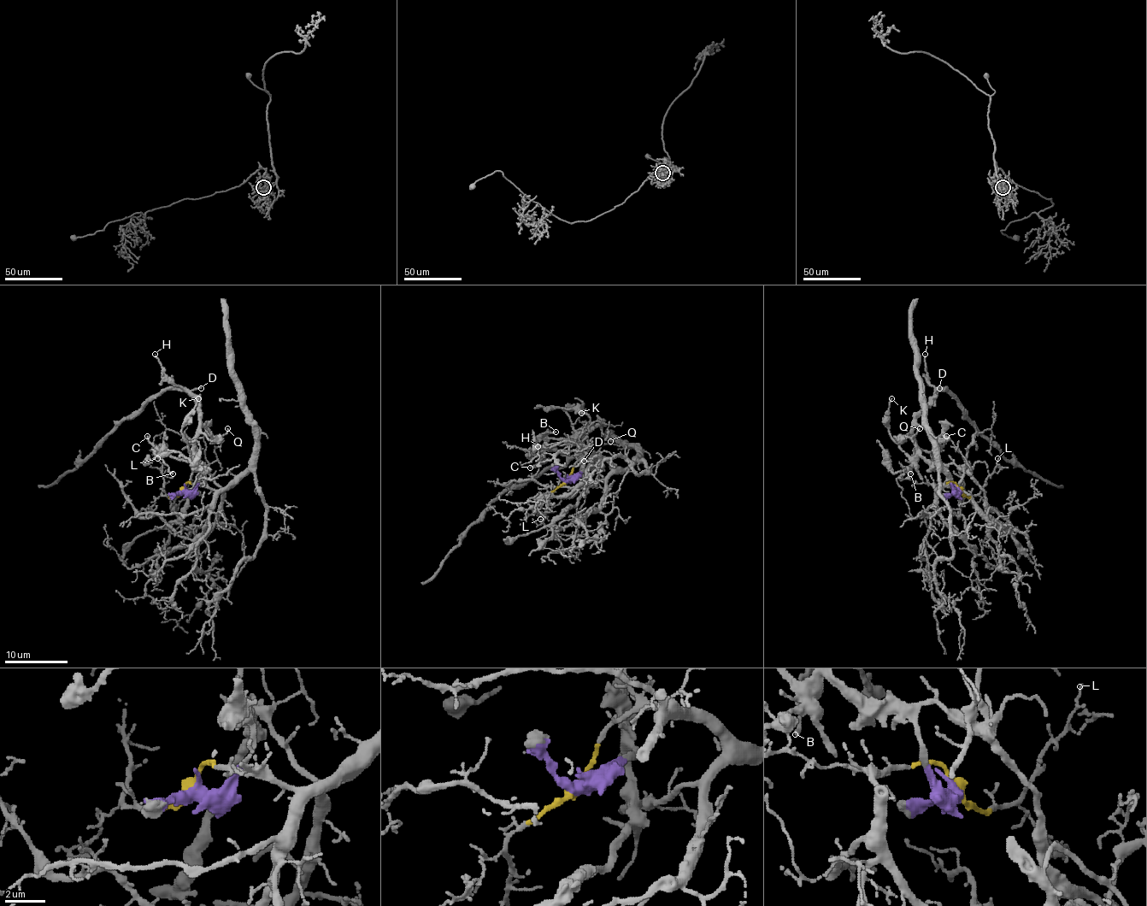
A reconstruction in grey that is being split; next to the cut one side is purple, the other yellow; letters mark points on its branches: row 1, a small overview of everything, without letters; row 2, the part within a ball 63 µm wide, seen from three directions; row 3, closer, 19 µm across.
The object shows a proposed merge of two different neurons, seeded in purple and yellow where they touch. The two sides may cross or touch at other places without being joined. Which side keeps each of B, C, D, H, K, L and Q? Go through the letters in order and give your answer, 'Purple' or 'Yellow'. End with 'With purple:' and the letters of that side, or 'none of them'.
B: Purple
C: Purple
D: Purple
H: Purple
K: Purple
L: Yellow
Q: Purple
With purple: B, C, D, H, K, Q

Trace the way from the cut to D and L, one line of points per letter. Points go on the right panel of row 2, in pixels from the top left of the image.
D: (959, 489), (955, 489), (948, 479), (944, 469), (931, 464), (916, 449), (914, 436), (914, 419), (938, 387)
L: (959, 489), (967, 497), (978, 494), (998, 458)

